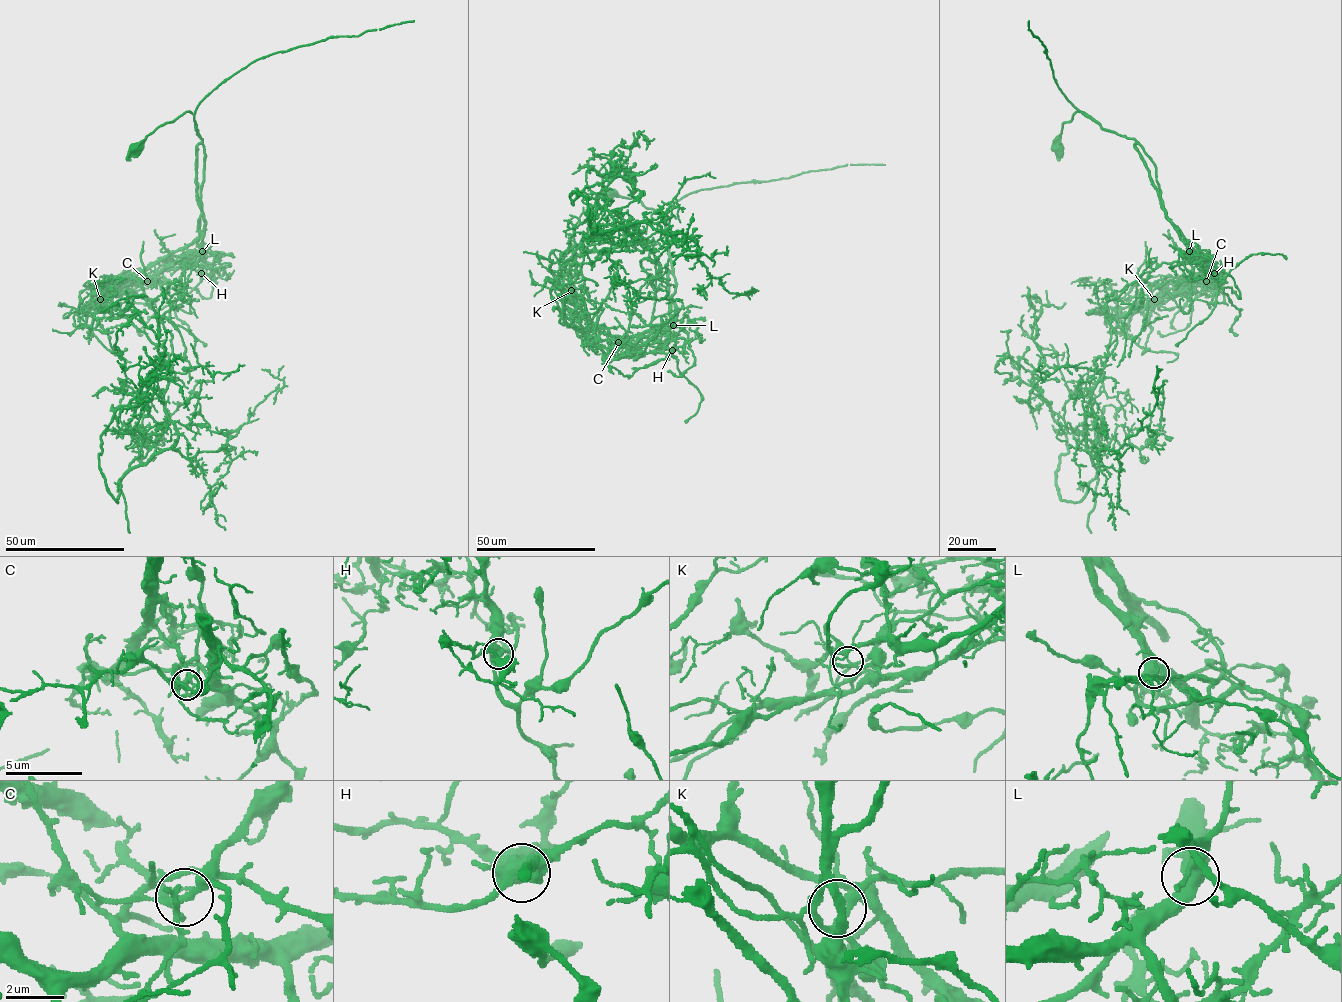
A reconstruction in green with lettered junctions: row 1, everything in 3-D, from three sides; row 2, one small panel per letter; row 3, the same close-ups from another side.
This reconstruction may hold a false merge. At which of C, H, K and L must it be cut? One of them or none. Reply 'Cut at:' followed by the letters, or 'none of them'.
Cut at: K

